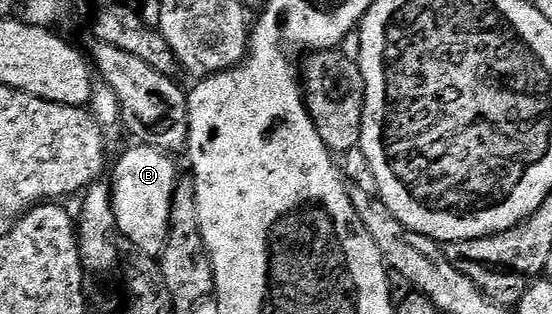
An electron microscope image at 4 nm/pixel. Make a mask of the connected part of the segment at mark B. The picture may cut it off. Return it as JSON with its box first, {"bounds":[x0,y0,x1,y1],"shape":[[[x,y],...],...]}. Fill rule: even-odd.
{"bounds":[109,144,181,259],"shape":[[[135,144],[132,147],[132,150],[127,150],[120,156],[119,163],[115,166],[115,175],[109,178],[115,226],[122,237],[124,234],[135,245],[134,249],[138,253],[158,259],[167,243],[167,234],[171,231],[171,205],[181,171],[175,167],[175,162],[171,159],[174,157],[166,150],[159,150],[155,146],[146,144]]]}

